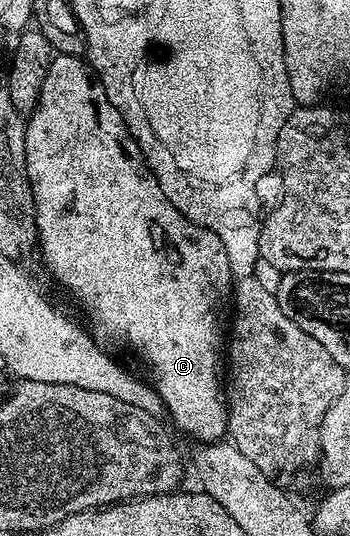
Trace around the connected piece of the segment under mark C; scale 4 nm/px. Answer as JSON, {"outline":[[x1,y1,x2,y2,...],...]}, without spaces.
{"outline":[[55,54,52,65,46,67,46,76,44,77,44,89,40,89,40,101,38,107,34,110,34,114,29,116,26,125,26,168,28,169,28,181,30,182,30,188,32,189,32,197,34,198,34,216,36,217,36,225,38,226,38,247,40,252,42,251,42,259,46,262,48,270,54,274,54,279,63,287,66,291,71,291,72,294,78,298,80,306,86,310,86,315,90,318,90,323,94,326,93,332,97,335,103,335,106,339,119,339,122,343,127,343,130,347,135,347,138,350,138,355,143,359,144,362,150,366,152,371,152,386,158,391,160,397,164,401,164,405,167,407,167,413,169,415,169,422,175,423,180,430,186,435,191,435,192,438,196,439,199,444,213,443,221,440,223,436,227,434,228,428,226,425,226,412,228,410,227,404,224,402,224,391,218,388,218,350,223,350,224,339,218,336,218,318,222,315,222,306,227,306,228,300,232,295,232,278,230,279,230,271,232,271,232,264,228,261,228,255,225,253,224,245,220,241,220,237,216,237,215,233,209,231,206,227,196,225,192,221,188,221,187,217,184,217,183,213,180,213,180,209,176,209,176,205,172,205,172,202,168,201,167,197,164,197,164,192,160,189,160,185,156,181,154,172,146,166,146,158,142,156,142,150,139,149,138,143,130,136,130,130,124,125,124,121,120,117,120,113,116,109,116,105,112,105,112,101,108,101,108,93,102,88,102,84,98,82,93,70,88,66,85,58,76,55,59,55]]}

